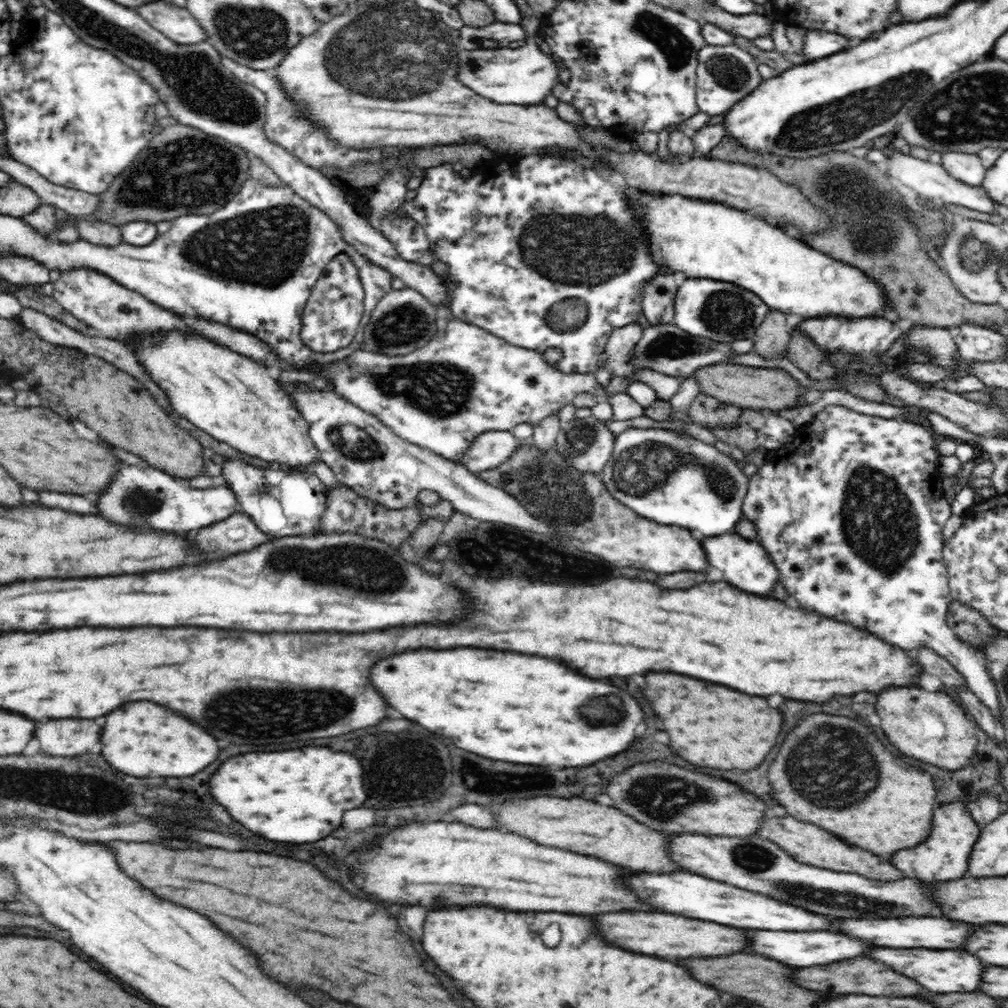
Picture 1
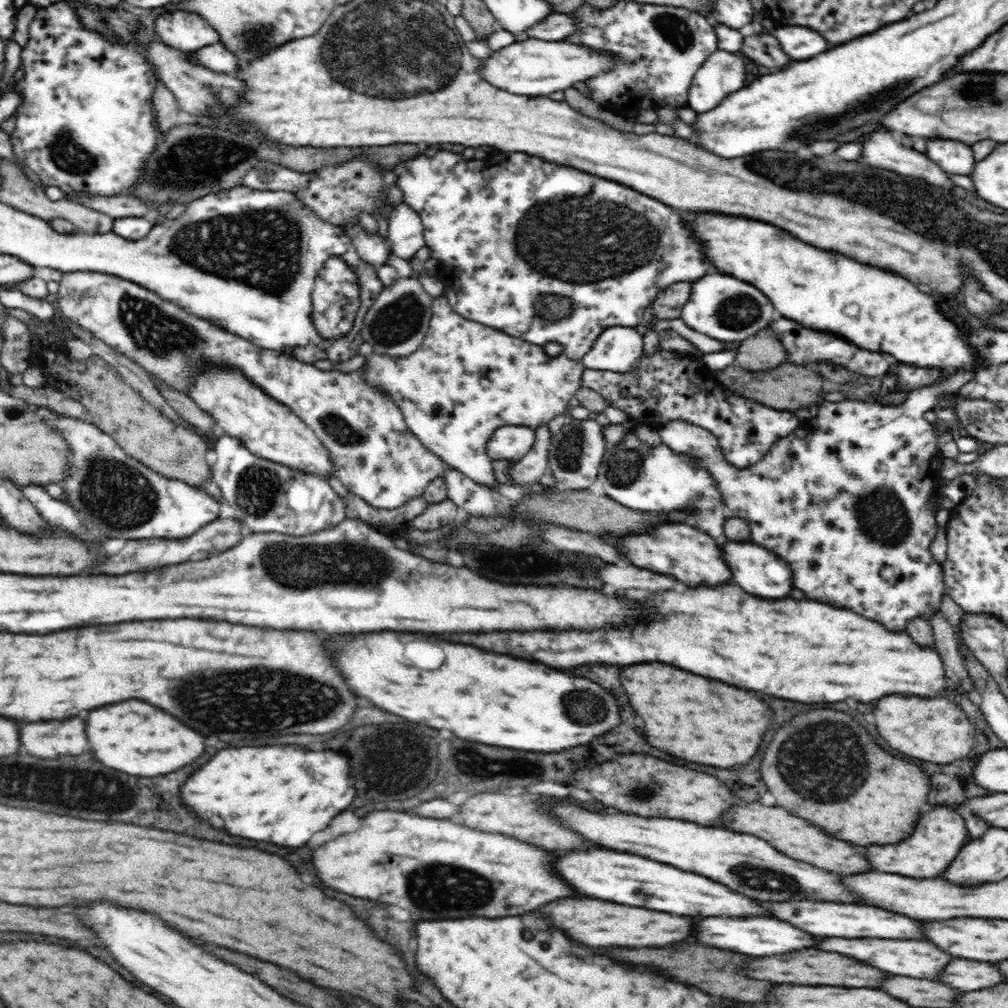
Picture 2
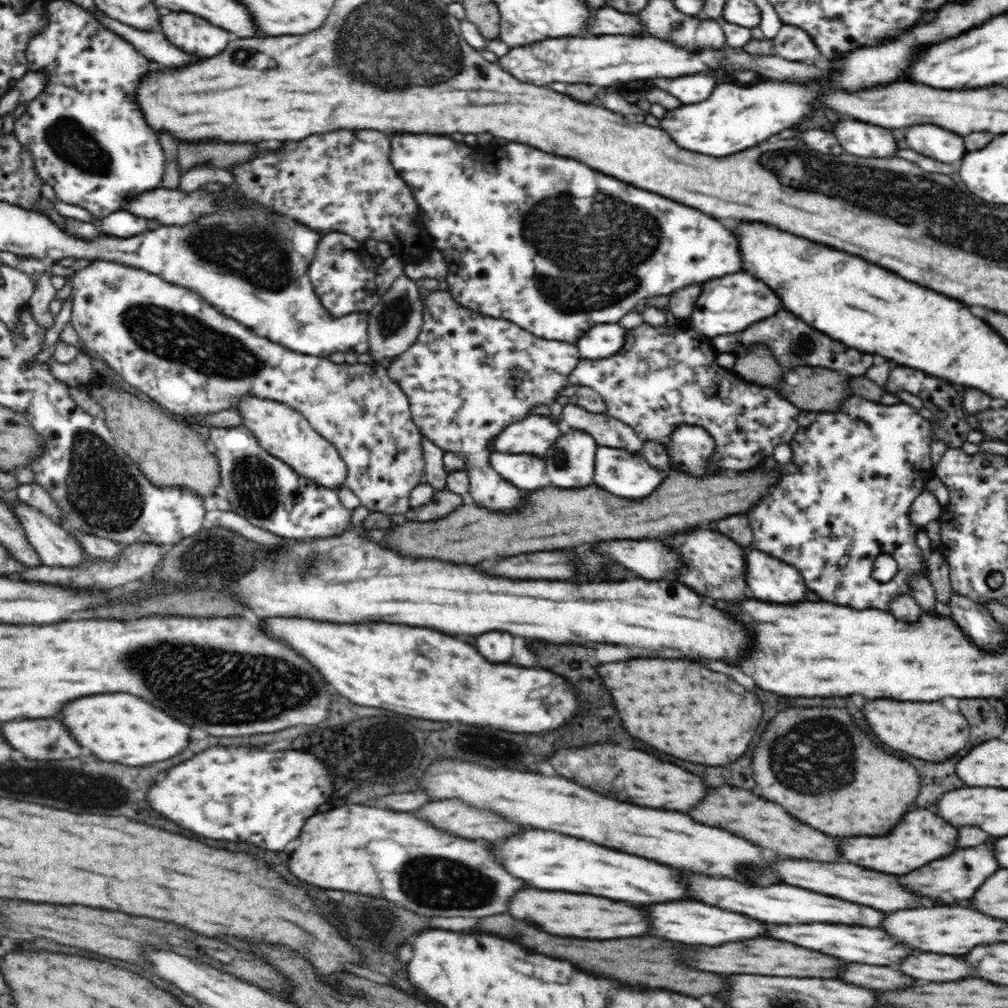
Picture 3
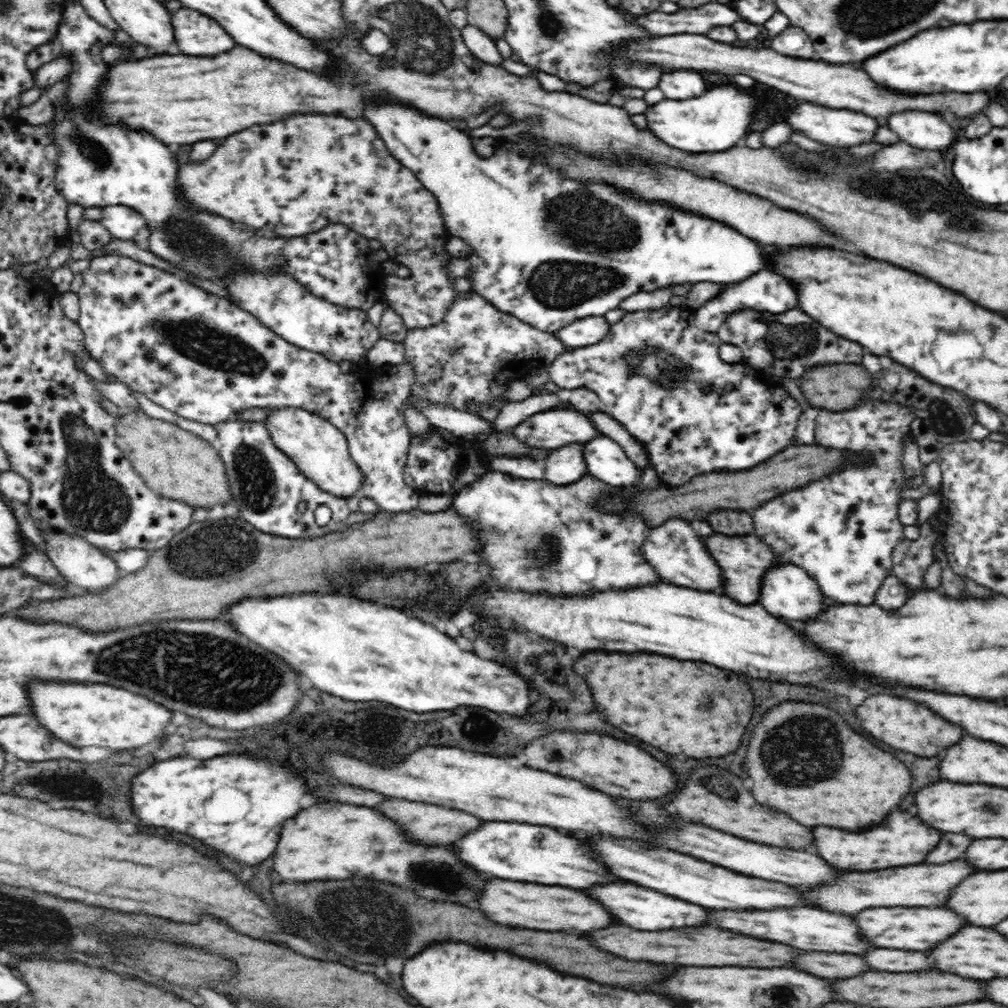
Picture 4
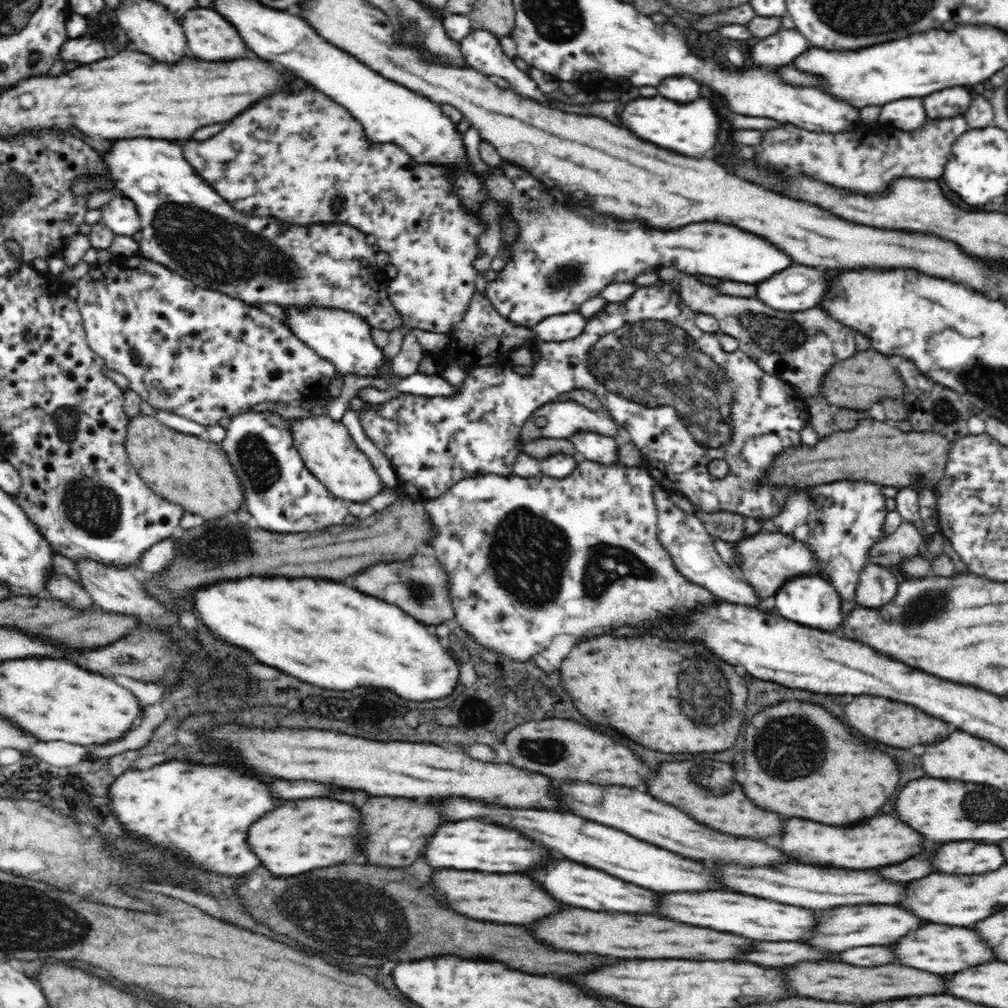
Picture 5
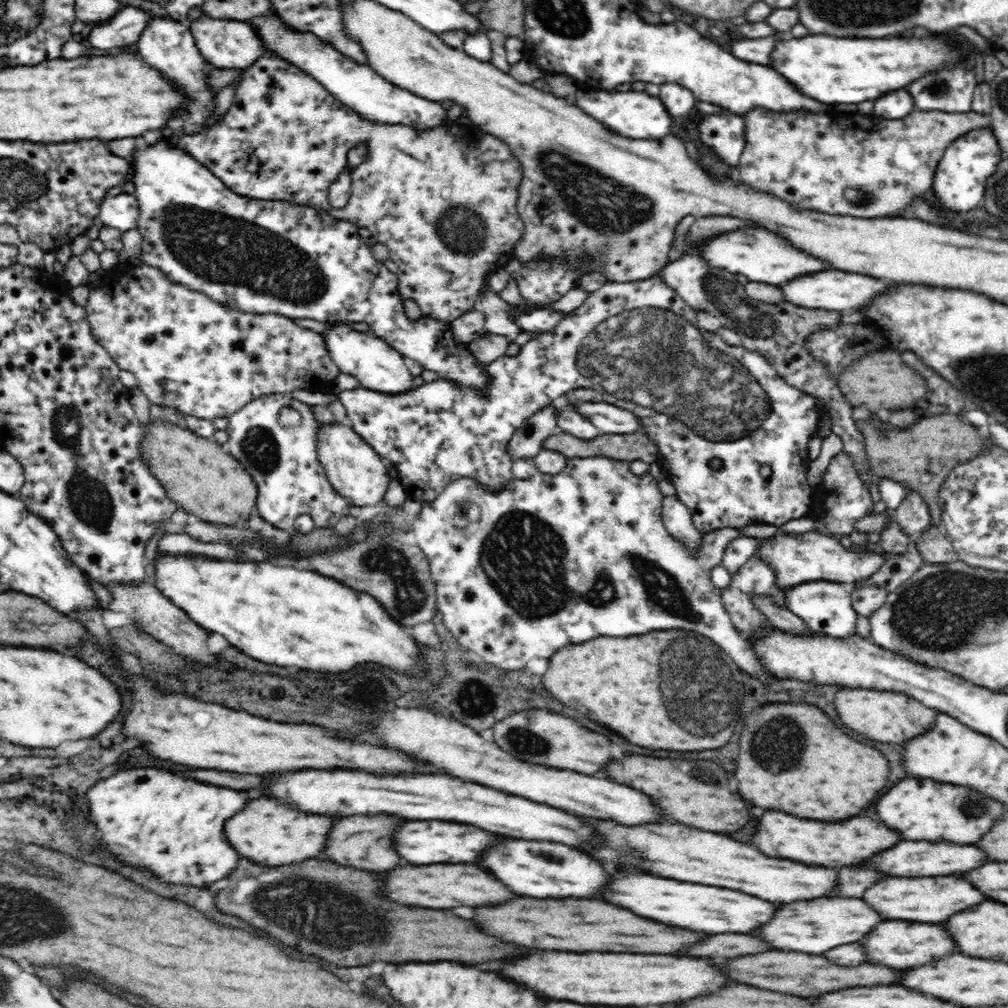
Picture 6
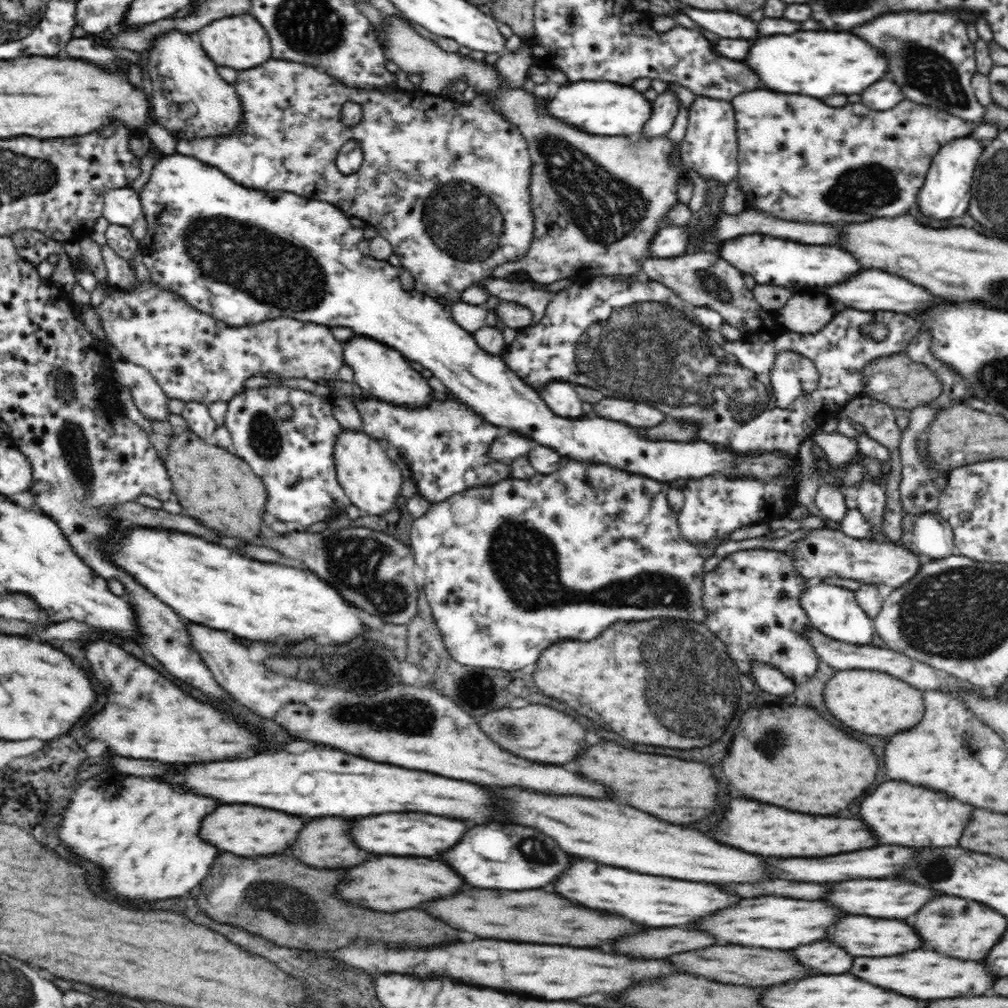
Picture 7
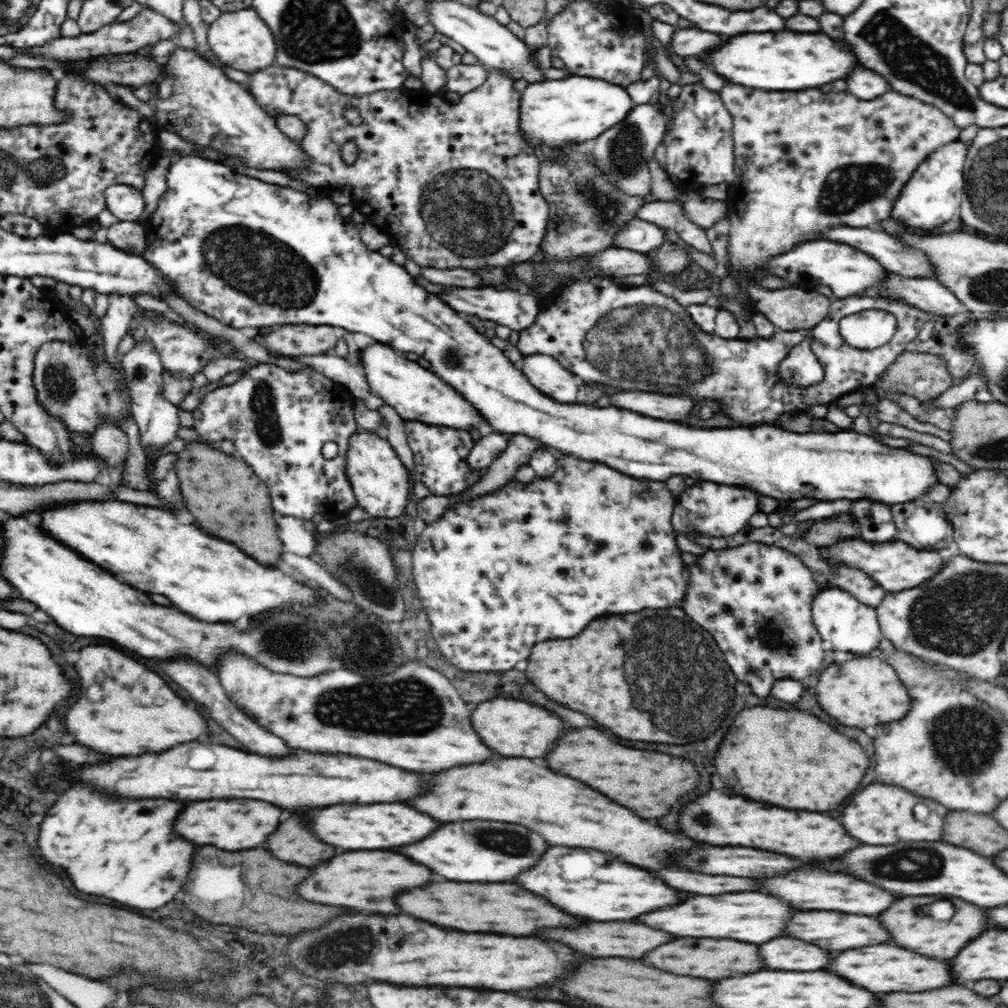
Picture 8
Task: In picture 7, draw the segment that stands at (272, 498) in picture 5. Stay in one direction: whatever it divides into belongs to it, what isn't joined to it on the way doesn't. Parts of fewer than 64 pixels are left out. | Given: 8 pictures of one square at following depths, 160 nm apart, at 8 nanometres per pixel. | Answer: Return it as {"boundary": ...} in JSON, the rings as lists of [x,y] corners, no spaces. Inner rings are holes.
{"boundary":[[[258,388],[234,394],[227,400],[225,426],[229,430],[234,446],[234,454],[245,460],[254,473],[265,484],[268,499],[265,510],[282,522],[298,522],[300,528],[308,528],[316,522],[327,522],[334,514],[345,511],[351,500],[340,486],[335,469],[335,442],[344,428],[332,416],[332,398],[318,398],[310,392],[300,392],[294,388]],[[280,404],[292,404],[296,414],[292,420],[282,420],[276,416]]]}

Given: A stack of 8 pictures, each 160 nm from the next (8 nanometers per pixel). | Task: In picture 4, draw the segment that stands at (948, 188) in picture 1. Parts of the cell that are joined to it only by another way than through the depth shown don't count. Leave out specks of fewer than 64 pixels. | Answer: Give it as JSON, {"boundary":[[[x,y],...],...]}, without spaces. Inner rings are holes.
{"boundary":[[[802,102],[792,111],[787,112],[788,125],[794,130],[804,132],[808,138],[817,140],[822,144],[834,147],[850,147],[860,146],[860,144],[870,144],[874,142],[874,134],[878,130],[876,119],[866,116],[855,110],[836,110],[834,108],[824,108],[824,106],[816,106],[810,102]]]}

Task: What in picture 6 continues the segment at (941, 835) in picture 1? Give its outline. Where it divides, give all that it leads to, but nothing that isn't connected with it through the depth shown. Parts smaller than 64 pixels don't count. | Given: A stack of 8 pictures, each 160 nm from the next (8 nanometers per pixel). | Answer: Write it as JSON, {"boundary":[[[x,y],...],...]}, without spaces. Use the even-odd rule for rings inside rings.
{"boundary":[[[770,810],[758,824],[758,832],[752,842],[772,858],[788,858],[804,864],[834,868],[844,866],[844,862],[856,862],[856,858],[864,858],[864,854],[872,854],[872,850],[888,850],[888,846],[896,846],[900,838],[896,838],[892,830],[884,830],[880,822],[866,816],[854,816],[850,820],[830,824]]]}

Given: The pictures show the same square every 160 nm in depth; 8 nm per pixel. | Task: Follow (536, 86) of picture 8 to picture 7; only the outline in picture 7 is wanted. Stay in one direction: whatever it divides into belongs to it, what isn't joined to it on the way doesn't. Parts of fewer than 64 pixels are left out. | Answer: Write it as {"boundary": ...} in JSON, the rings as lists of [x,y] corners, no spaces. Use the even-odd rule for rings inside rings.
{"boundary":[[[580,80],[565,83],[560,86],[554,98],[545,102],[545,112],[562,120],[571,128],[584,130],[590,134],[604,134],[604,136],[623,136],[636,134],[640,122],[649,117],[652,102],[648,101],[643,93],[632,86],[619,85],[615,82],[594,82]]]}

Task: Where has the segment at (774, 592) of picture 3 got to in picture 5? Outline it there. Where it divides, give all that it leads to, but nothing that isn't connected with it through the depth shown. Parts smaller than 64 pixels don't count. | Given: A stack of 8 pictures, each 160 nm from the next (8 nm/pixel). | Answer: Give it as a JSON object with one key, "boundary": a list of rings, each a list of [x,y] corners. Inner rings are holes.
{"boundary":[[[800,575],[786,581],[773,596],[773,607],[778,615],[789,621],[812,628],[838,628],[844,614],[840,610],[843,601],[838,591],[825,578],[816,575]]]}

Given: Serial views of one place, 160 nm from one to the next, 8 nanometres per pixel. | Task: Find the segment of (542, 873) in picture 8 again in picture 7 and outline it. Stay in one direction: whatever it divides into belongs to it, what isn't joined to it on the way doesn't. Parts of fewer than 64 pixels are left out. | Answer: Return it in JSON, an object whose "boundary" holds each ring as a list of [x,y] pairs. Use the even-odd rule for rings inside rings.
{"boundary":[[[572,858],[570,870],[554,884],[554,892],[568,900],[584,904],[586,908],[620,914],[636,924],[646,924],[654,928],[684,926],[688,918],[696,918],[696,914],[704,914],[704,910],[716,910],[716,906],[724,906],[724,902],[732,902],[732,898],[740,898],[712,884],[684,882],[674,878],[656,878],[650,874],[638,874],[626,868],[604,866],[582,858]]]}

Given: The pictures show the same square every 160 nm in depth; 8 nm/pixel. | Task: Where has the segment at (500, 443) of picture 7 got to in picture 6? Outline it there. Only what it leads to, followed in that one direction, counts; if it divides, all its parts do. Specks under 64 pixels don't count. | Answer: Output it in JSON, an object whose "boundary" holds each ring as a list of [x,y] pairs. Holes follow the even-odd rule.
{"boundary":[[[550,404],[526,418],[505,447],[508,456],[514,461],[519,458],[534,458],[540,452],[542,442],[559,431],[554,414],[556,407]]]}

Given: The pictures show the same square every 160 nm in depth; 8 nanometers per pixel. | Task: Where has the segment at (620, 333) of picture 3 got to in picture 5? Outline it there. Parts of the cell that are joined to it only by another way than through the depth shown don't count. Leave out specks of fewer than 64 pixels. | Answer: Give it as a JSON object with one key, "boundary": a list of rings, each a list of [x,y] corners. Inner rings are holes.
{"boundary":[[[568,312],[568,314],[548,316],[531,328],[536,331],[537,338],[543,342],[564,342],[564,340],[580,336],[586,324],[588,324],[588,318],[581,313]]]}

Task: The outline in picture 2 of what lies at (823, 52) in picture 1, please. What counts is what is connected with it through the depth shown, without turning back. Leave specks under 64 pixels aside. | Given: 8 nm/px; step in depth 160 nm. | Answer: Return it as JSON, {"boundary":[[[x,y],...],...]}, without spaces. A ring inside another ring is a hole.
{"boundary":[[[782,25],[777,26],[772,34],[780,41],[782,50],[794,61],[814,58],[817,54],[826,52],[829,49],[828,41],[822,35],[818,34],[818,31],[814,31],[808,27]]]}

